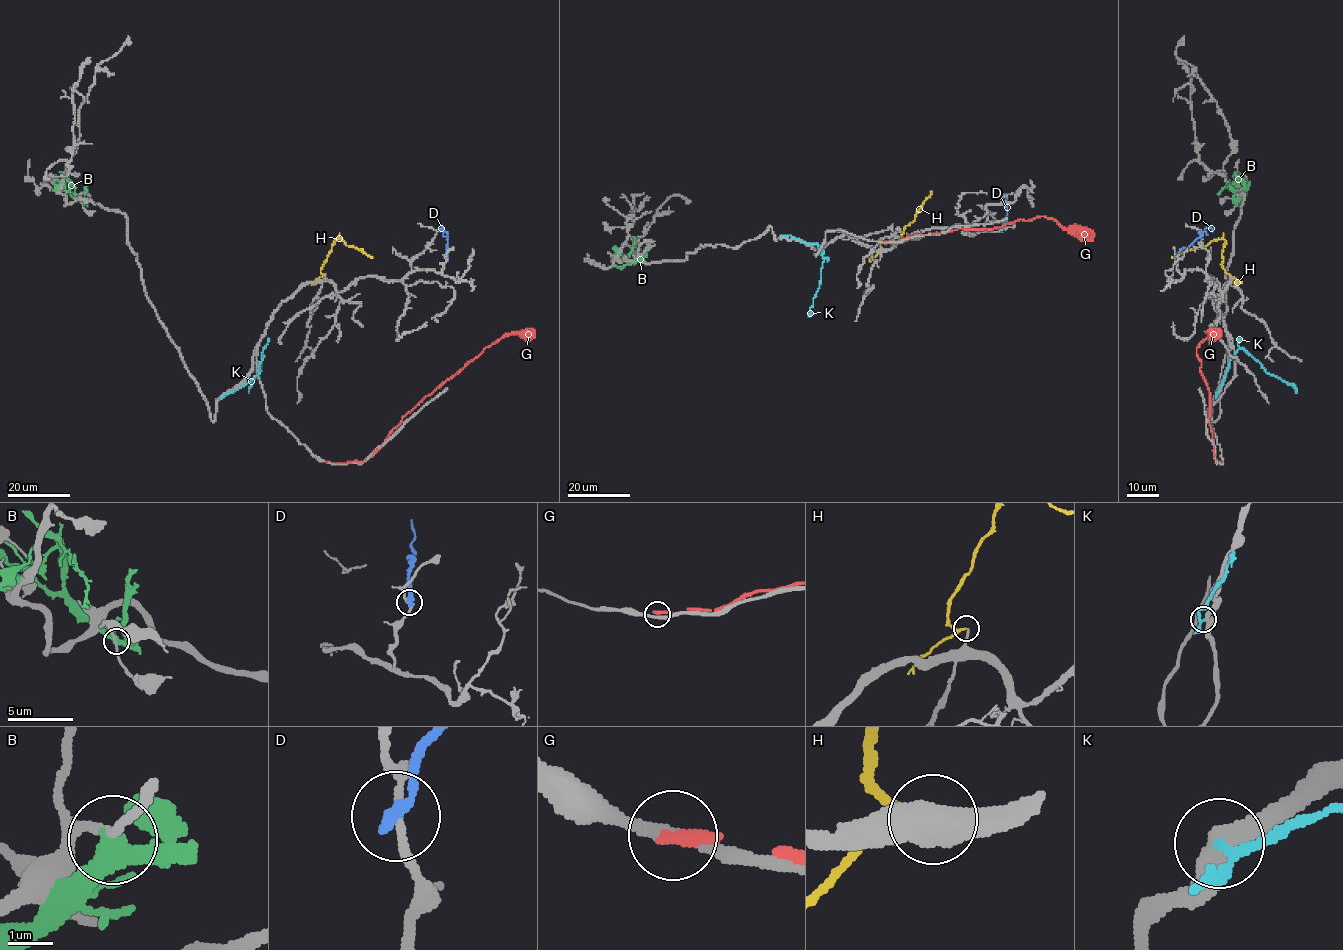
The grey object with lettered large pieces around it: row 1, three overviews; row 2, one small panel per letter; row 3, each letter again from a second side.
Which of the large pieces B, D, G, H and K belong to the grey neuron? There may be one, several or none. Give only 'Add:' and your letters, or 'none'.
Add: H

